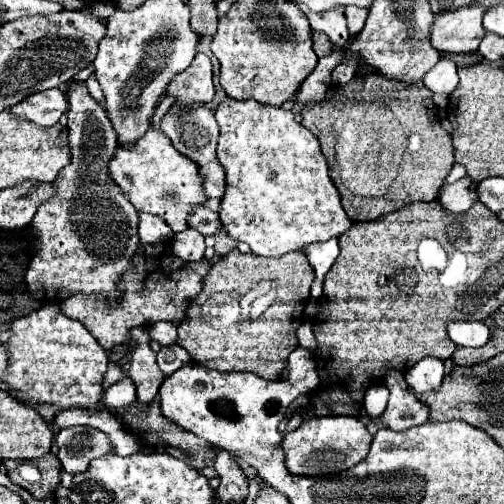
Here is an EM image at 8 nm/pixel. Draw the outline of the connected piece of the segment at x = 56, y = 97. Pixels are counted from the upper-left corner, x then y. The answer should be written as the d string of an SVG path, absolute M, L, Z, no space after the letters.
M59 88L37 92L25 98L25 102L13 106L11 112L39 126L53 126L59 122L61 114L67 112L67 96Z

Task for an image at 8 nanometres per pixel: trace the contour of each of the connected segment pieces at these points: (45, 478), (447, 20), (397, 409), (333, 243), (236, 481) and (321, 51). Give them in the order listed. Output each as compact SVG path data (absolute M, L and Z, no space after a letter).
M47 454L33 460L5 460L3 462L13 484L23 486L33 498L55 496L61 482L61 464L55 454Z
M465 6L455 12L437 14L429 36L431 46L439 52L475 52L485 36L481 18L481 6Z
M389 370L383 380L391 392L387 410L381 416L381 422L387 428L407 430L429 420L429 408L415 394L411 394L409 386L405 386L405 376L399 370Z
M331 238L327 242L313 242L303 250L315 270L315 284L311 286L311 298L321 298L323 296L323 280L325 274L331 270L339 256L339 242L337 238Z
M219 450L215 458L215 470L221 478L217 486L217 494L223 502L241 502L247 498L247 478L243 474L241 464L233 454L225 454L225 450Z
M313 30L311 38L313 38L313 50L317 56L325 56L327 52L331 52L333 44L329 42L329 38L325 38L325 34L317 34L317 30Z

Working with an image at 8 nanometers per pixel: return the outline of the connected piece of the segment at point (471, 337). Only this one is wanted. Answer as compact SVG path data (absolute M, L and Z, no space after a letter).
M453 320L447 326L449 338L457 346L469 346L469 348L479 348L489 340L489 328L483 322L463 322L463 320Z

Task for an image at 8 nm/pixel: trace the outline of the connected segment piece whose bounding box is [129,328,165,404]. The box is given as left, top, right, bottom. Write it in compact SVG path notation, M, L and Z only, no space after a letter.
M137 328L131 330L133 340L139 342L137 348L133 348L131 352L131 362L129 362L129 376L133 378L135 386L137 386L137 398L143 404L149 404L161 382L165 380L163 372L159 370L157 362L155 362L155 352L149 348L149 334L145 328Z

